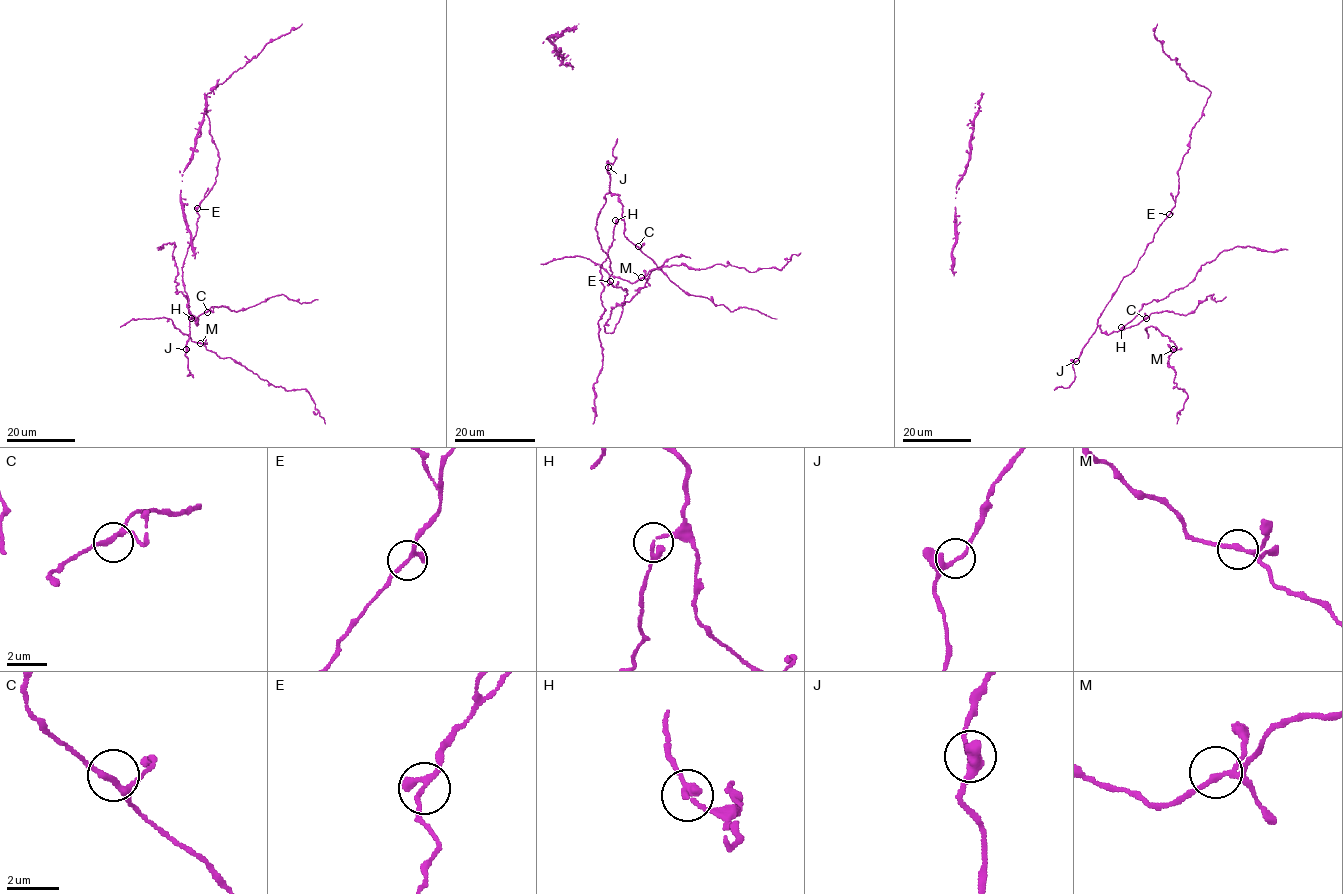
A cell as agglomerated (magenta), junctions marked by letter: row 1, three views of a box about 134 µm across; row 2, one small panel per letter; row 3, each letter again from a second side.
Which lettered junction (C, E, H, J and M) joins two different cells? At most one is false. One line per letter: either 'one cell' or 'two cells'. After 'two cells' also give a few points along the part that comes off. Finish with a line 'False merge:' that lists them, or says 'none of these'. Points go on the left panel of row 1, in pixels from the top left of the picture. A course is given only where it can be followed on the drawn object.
C: one cell
E: one cell
H: one cell
J: one cell
M: one cell
False merge: none of these

